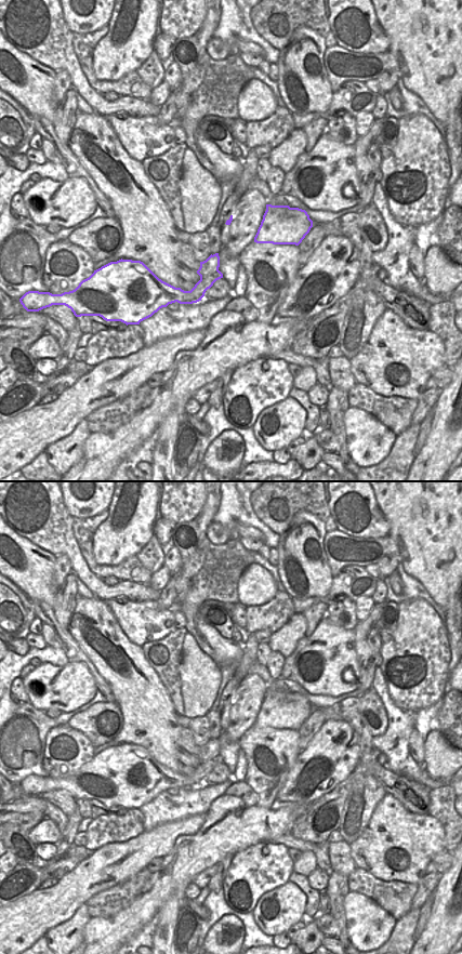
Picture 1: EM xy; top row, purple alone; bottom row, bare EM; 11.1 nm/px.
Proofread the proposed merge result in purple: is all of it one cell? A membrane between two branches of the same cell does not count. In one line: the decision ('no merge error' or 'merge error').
merge error

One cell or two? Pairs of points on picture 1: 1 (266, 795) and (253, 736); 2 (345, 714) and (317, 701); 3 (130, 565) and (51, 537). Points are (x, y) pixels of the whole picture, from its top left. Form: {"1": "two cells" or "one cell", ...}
{"1": "one cell", "2": "two cells", "3": "two cells"}

